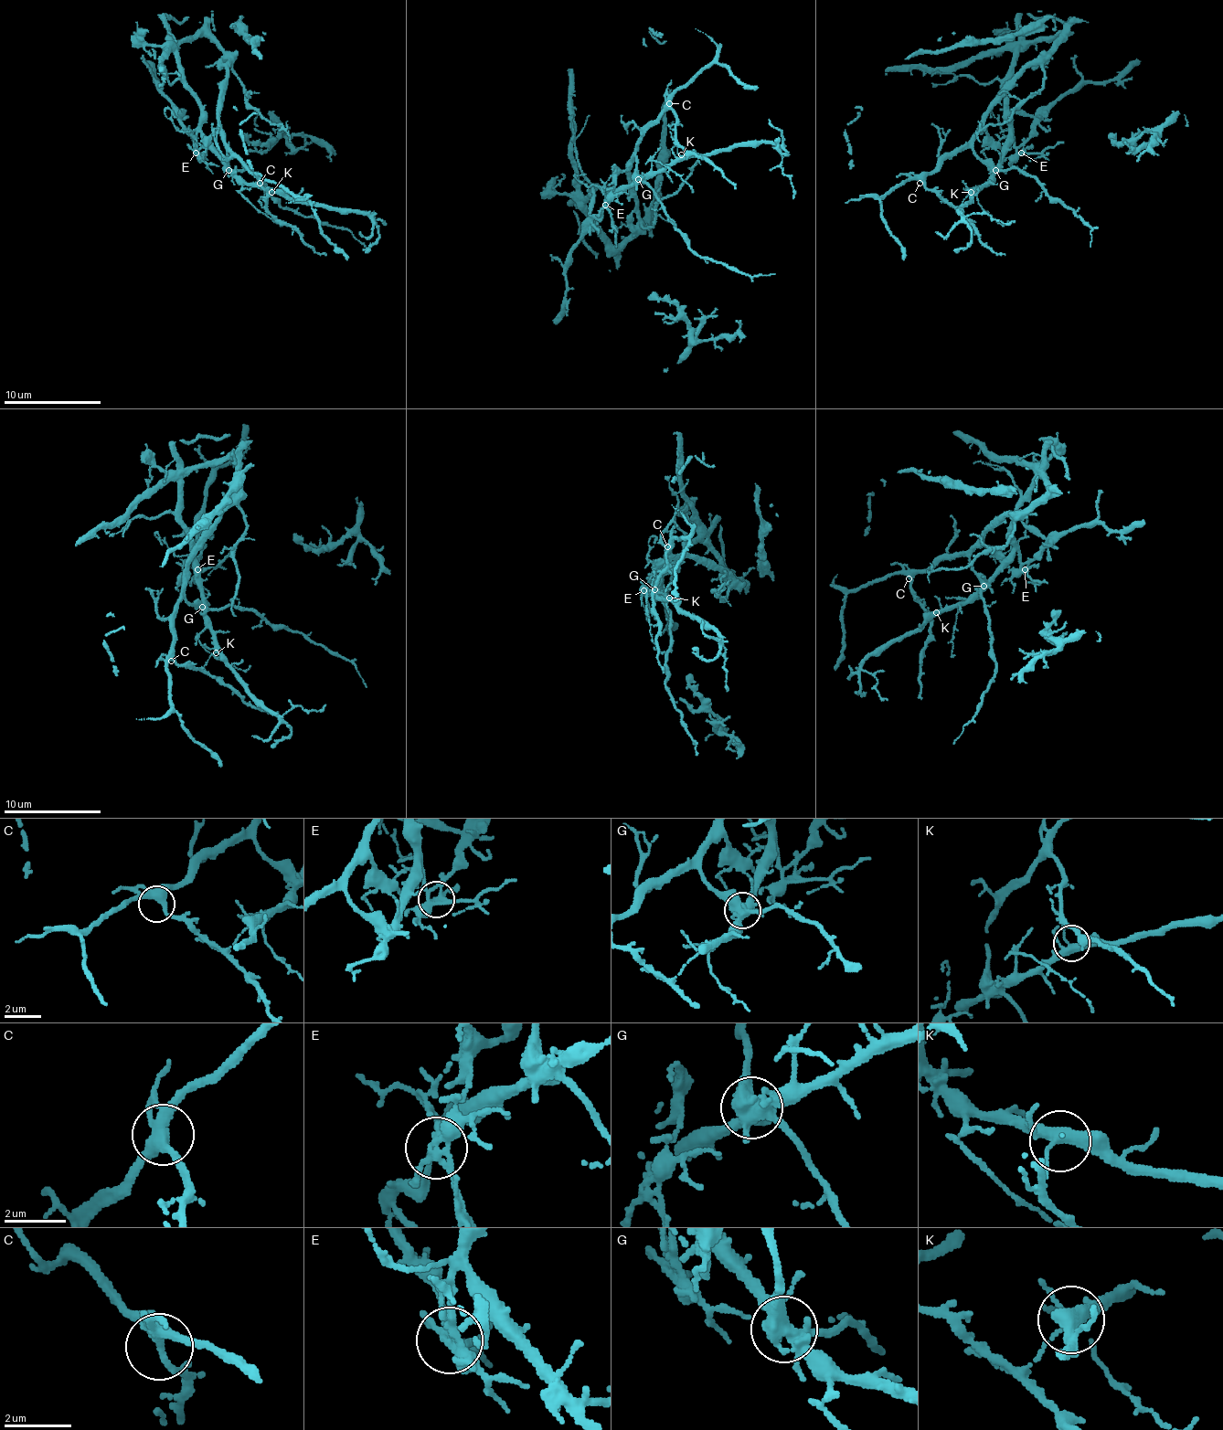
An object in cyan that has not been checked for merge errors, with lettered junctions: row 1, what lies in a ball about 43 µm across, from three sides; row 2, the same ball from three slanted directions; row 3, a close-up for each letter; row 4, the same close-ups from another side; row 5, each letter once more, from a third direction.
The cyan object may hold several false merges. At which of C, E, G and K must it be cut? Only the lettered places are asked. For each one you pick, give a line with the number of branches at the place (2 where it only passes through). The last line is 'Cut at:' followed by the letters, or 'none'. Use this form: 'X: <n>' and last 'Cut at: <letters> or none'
E: 5
G: 6
Cut at: E, G

